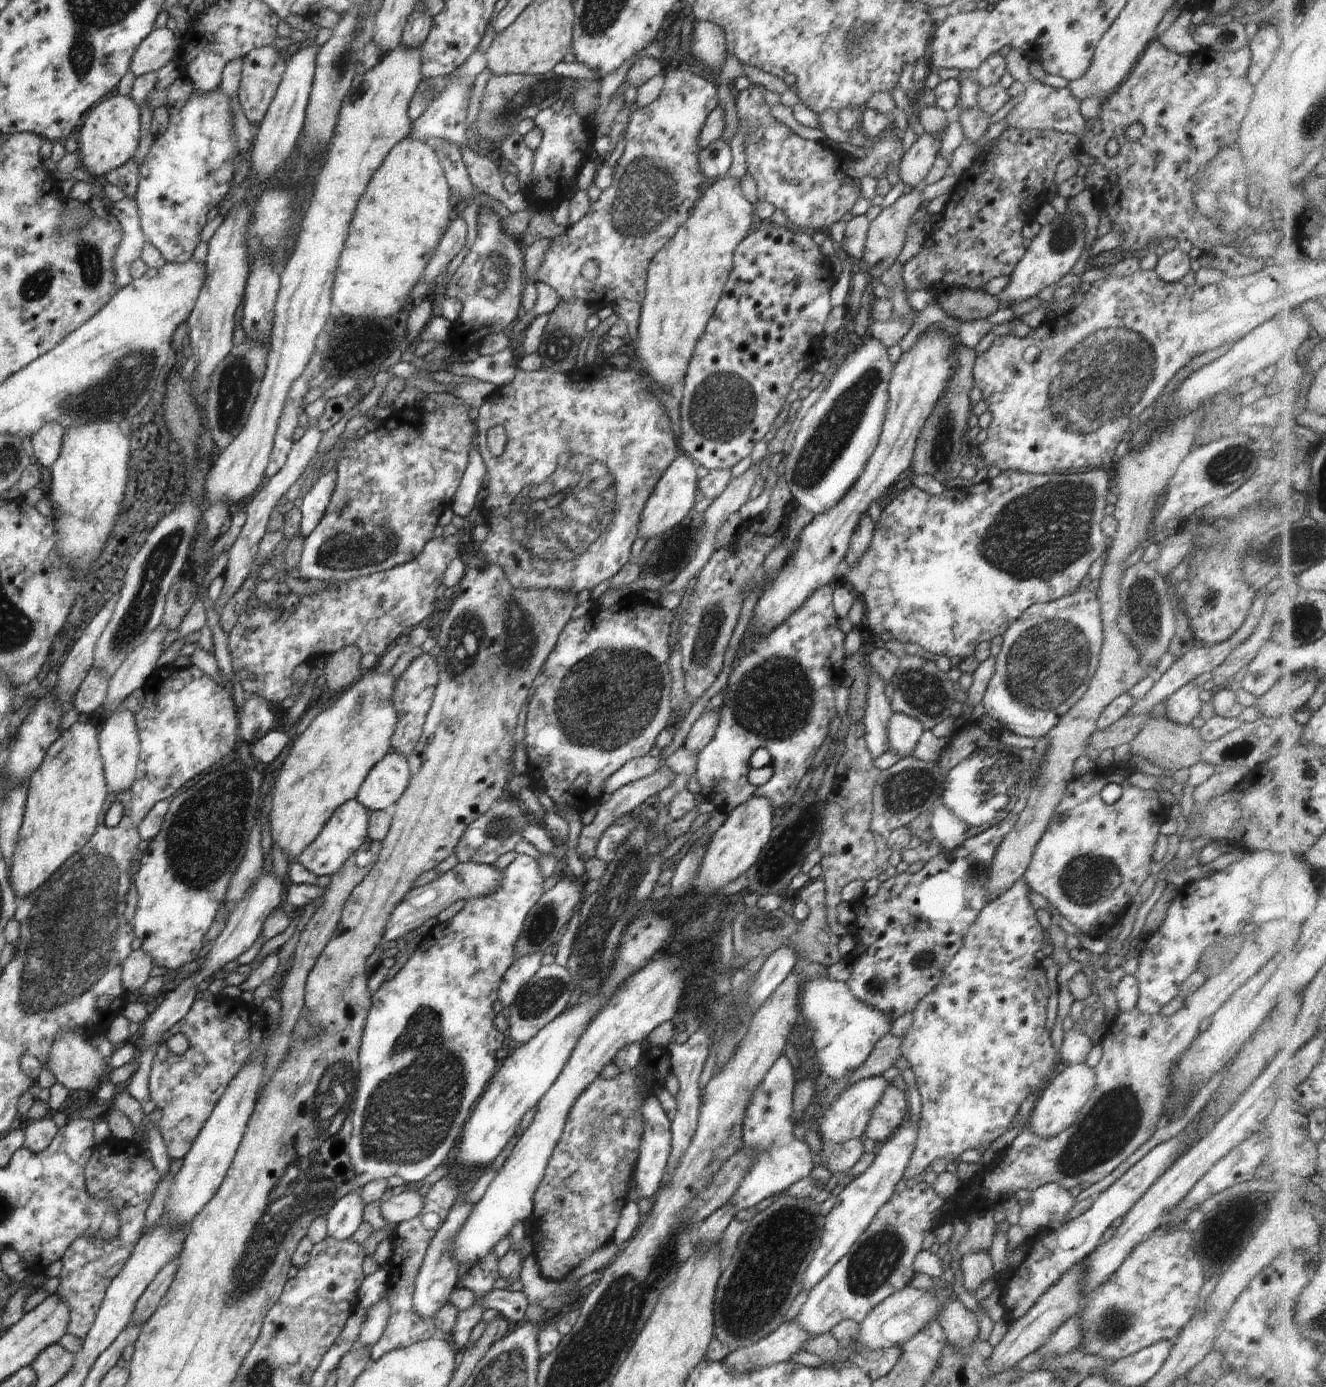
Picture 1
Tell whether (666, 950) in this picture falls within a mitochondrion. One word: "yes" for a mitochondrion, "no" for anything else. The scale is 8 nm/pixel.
no

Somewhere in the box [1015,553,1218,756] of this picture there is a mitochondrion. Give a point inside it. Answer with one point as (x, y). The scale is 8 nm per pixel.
(1140, 607)

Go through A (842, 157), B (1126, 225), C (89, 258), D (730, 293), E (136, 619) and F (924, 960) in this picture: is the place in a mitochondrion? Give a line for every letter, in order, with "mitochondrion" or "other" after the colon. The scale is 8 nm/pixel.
A: other
B: other
C: mitochondrion
D: other
E: mitochondrion
F: mitochondrion

